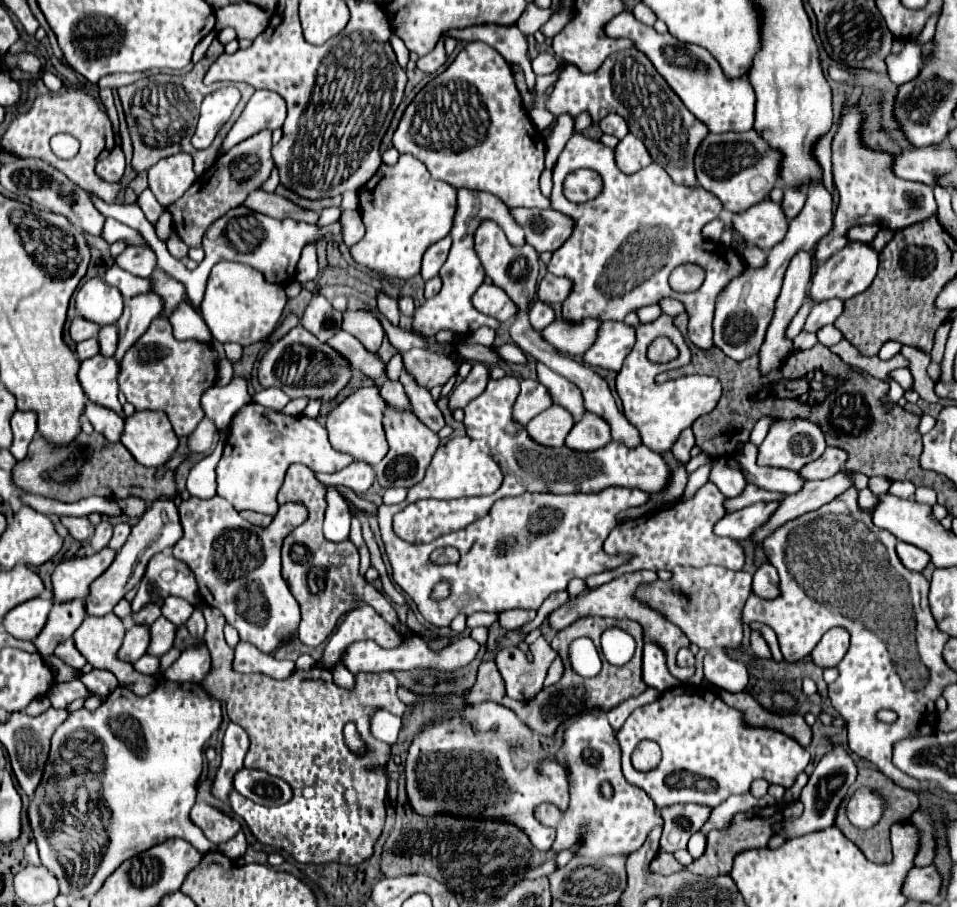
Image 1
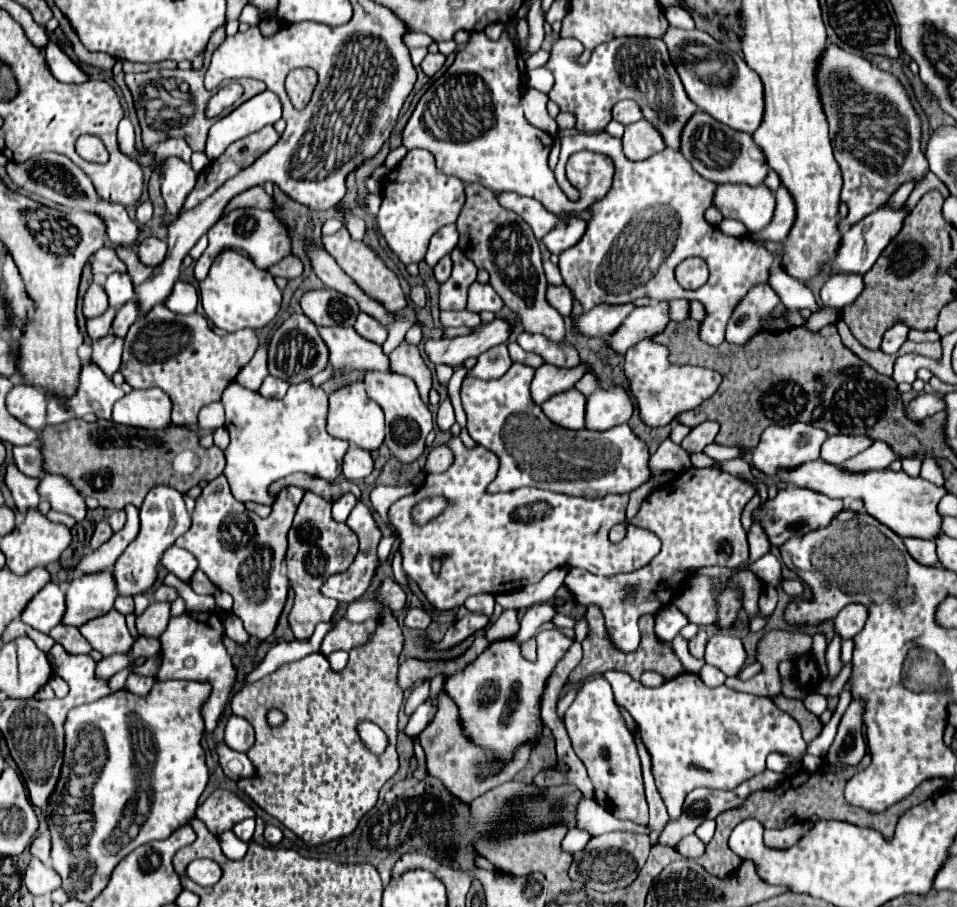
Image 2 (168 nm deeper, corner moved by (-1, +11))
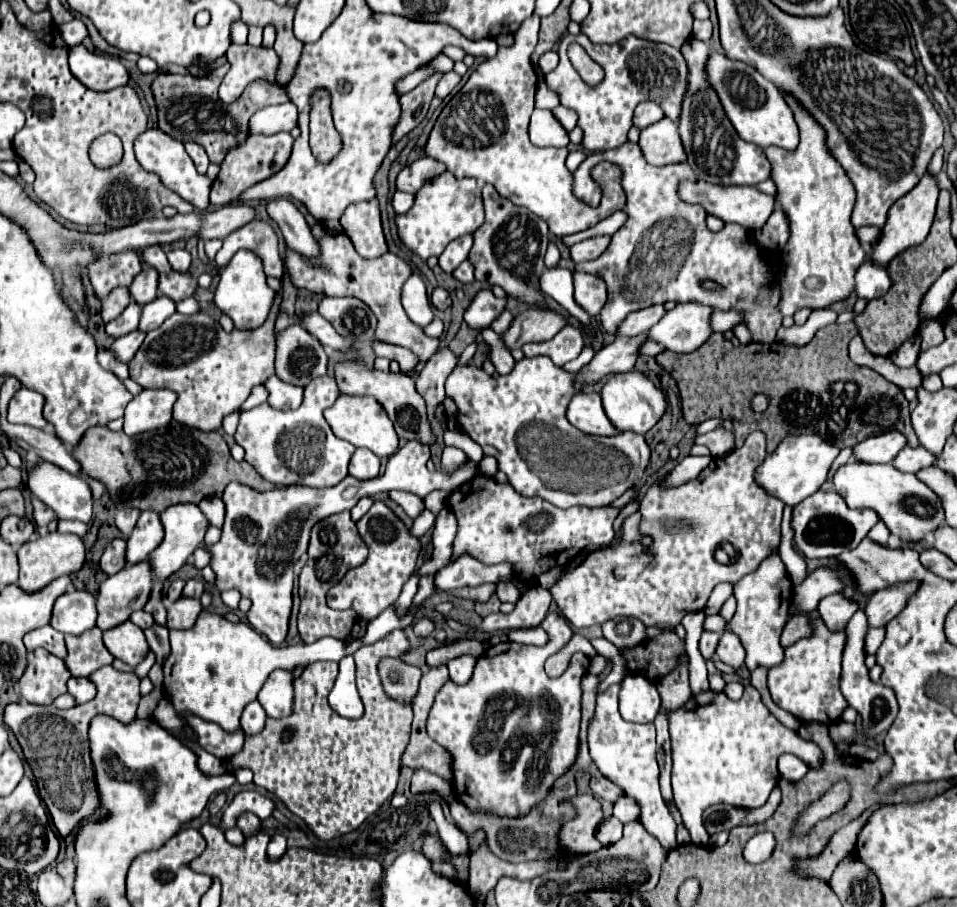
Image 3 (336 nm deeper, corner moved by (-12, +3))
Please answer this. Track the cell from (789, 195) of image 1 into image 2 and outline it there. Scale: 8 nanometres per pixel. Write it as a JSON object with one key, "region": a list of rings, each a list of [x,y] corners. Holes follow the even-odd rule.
{"region":[[[779,186],[779,190],[775,192],[775,216],[771,220],[771,224],[763,230],[759,230],[757,234],[747,232],[747,238],[751,240],[751,236],[763,236],[763,240],[775,240],[775,242],[783,242],[793,226],[795,220],[795,204],[791,194],[787,192],[787,188]]]}

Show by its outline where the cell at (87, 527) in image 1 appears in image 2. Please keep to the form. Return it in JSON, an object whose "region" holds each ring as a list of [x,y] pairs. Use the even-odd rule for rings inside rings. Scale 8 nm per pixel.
{"region":[[[43,474],[37,486],[37,492],[41,498],[49,500],[53,510],[65,512],[73,516],[77,522],[81,522],[87,514],[83,496],[75,490],[75,486],[67,478],[59,474]]]}

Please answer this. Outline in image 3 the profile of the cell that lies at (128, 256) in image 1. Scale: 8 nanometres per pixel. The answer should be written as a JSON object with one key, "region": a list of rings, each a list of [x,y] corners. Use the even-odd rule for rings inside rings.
{"region":[[[170,250],[168,254],[168,262],[172,266],[172,270],[176,272],[186,272],[190,266],[190,254],[186,250]]]}

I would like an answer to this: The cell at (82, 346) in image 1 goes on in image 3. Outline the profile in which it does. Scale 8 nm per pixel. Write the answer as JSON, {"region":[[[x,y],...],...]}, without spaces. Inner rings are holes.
{"region":[[[130,302],[118,318],[114,318],[112,322],[106,324],[106,334],[110,338],[120,338],[120,336],[136,330],[138,328],[138,316],[140,316],[140,306]]]}

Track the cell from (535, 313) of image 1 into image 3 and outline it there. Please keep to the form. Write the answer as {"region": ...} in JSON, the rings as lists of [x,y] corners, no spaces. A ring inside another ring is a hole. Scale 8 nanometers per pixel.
{"region":[[[574,272],[574,300],[590,316],[596,316],[606,302],[606,284],[594,274]]]}

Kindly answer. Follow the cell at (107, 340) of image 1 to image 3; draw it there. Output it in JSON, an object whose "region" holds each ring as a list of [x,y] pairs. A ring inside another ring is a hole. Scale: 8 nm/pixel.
{"region":[[[160,296],[156,300],[152,300],[150,304],[142,306],[142,316],[140,316],[140,324],[138,330],[140,332],[150,332],[154,328],[158,328],[168,316],[172,316],[176,312],[174,302],[168,296]]]}

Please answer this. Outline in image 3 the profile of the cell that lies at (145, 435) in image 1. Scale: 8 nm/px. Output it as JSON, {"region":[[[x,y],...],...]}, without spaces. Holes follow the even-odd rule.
{"region":[[[142,390],[124,412],[124,432],[128,436],[164,428],[172,420],[172,406],[176,402],[172,390]]]}

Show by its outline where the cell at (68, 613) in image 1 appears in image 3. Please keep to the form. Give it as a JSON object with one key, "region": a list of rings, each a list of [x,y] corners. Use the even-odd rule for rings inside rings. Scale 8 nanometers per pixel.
{"region":[[[140,562],[134,566],[126,566],[124,570],[108,576],[96,594],[98,608],[98,628],[110,630],[128,620],[130,612],[142,610],[150,596],[152,576],[150,564]]]}

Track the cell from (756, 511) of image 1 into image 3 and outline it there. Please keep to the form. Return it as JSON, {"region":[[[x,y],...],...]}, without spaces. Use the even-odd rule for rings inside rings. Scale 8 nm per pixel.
{"region":[[[834,490],[830,492],[816,492],[794,506],[792,512],[792,530],[794,530],[794,546],[798,552],[802,552],[806,558],[834,558],[850,548],[856,548],[860,540],[868,534],[868,530],[878,522],[878,514],[860,508],[850,510],[842,496],[838,496]]]}

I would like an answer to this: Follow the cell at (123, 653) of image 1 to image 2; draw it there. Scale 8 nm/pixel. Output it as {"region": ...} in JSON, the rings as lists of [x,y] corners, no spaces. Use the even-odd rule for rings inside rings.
{"region":[[[153,602],[147,610],[137,618],[137,630],[141,636],[159,638],[171,618],[171,602]]]}

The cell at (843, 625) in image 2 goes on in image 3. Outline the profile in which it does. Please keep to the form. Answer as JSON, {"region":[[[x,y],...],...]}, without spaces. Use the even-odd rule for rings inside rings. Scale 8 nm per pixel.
{"region":[[[910,582],[910,584],[894,584],[882,592],[872,594],[872,598],[868,600],[864,614],[868,618],[868,626],[870,628],[882,628],[886,626],[906,604],[910,592],[914,592],[914,588],[918,588],[918,584]]]}

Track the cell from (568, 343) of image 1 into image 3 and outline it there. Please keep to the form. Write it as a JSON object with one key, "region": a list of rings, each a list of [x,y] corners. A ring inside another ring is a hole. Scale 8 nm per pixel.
{"region":[[[650,306],[650,308],[644,308],[644,310],[638,310],[638,312],[630,312],[618,326],[618,332],[616,336],[638,336],[638,334],[644,334],[652,328],[654,322],[658,322],[662,318],[666,310],[662,306]]]}

